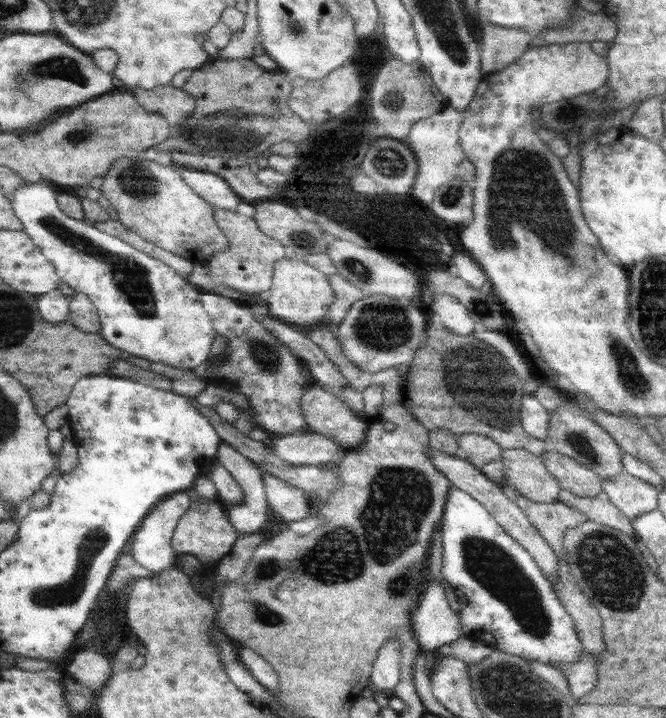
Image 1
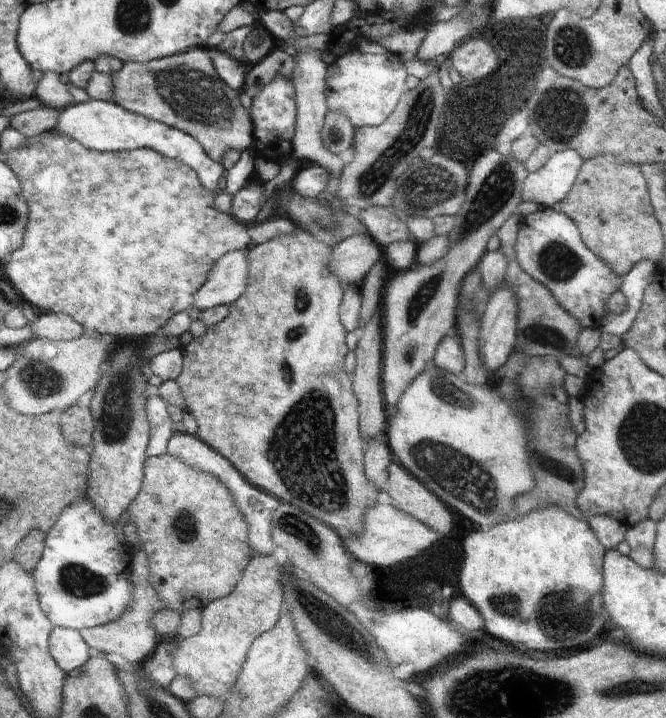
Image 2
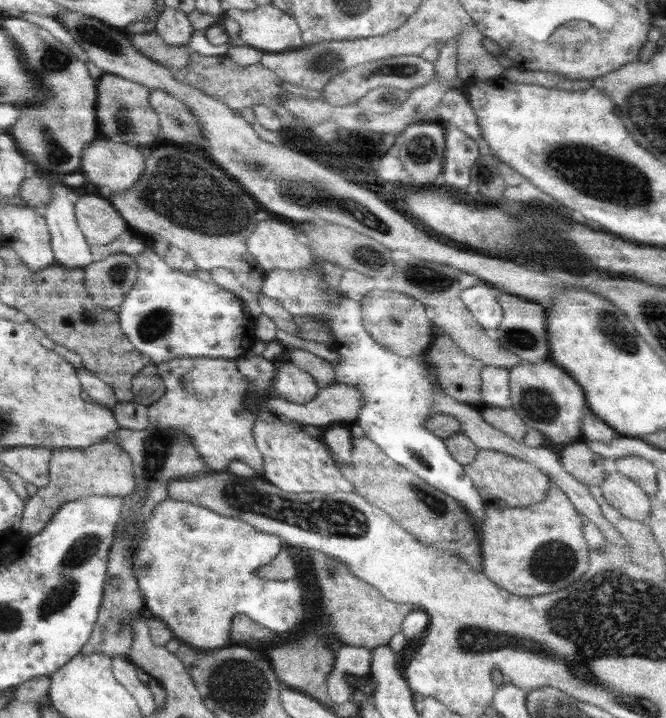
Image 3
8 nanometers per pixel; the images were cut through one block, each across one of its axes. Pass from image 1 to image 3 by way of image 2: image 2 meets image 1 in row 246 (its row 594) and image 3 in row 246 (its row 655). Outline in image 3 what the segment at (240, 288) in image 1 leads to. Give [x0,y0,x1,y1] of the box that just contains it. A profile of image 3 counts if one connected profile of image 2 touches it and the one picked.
[103,145,266,294]

